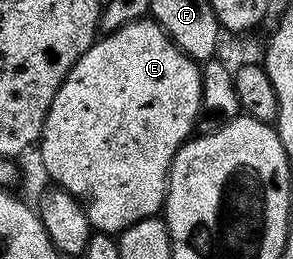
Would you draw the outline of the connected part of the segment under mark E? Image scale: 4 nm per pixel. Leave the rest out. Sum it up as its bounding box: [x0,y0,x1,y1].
[37,17,201,235]

